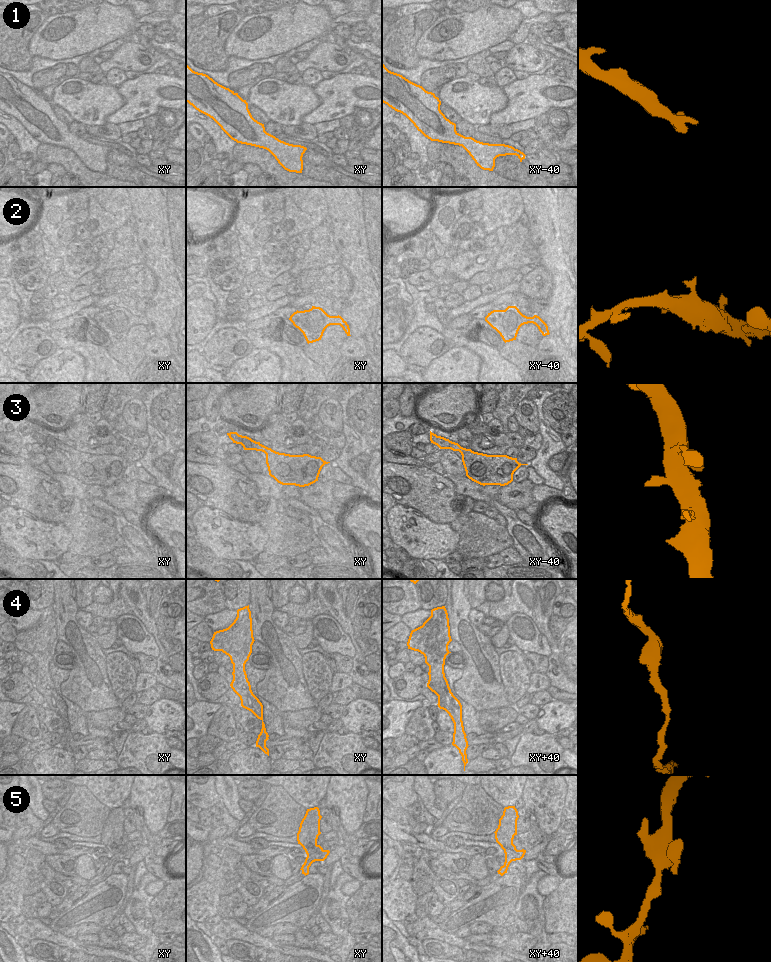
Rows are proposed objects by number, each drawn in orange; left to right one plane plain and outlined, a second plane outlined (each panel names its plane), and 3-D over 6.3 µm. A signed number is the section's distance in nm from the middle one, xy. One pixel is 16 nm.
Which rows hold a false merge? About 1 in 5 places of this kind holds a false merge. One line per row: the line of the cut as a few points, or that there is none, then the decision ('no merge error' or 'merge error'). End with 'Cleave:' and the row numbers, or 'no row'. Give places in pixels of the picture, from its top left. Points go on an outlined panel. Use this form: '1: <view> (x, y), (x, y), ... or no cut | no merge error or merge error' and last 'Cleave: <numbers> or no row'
1: no cut | no merge error
2: no cut | no merge error
3: no cut | no merge error
4: no cut | no merge error
5: no cut | no merge error
Cleave: no row

